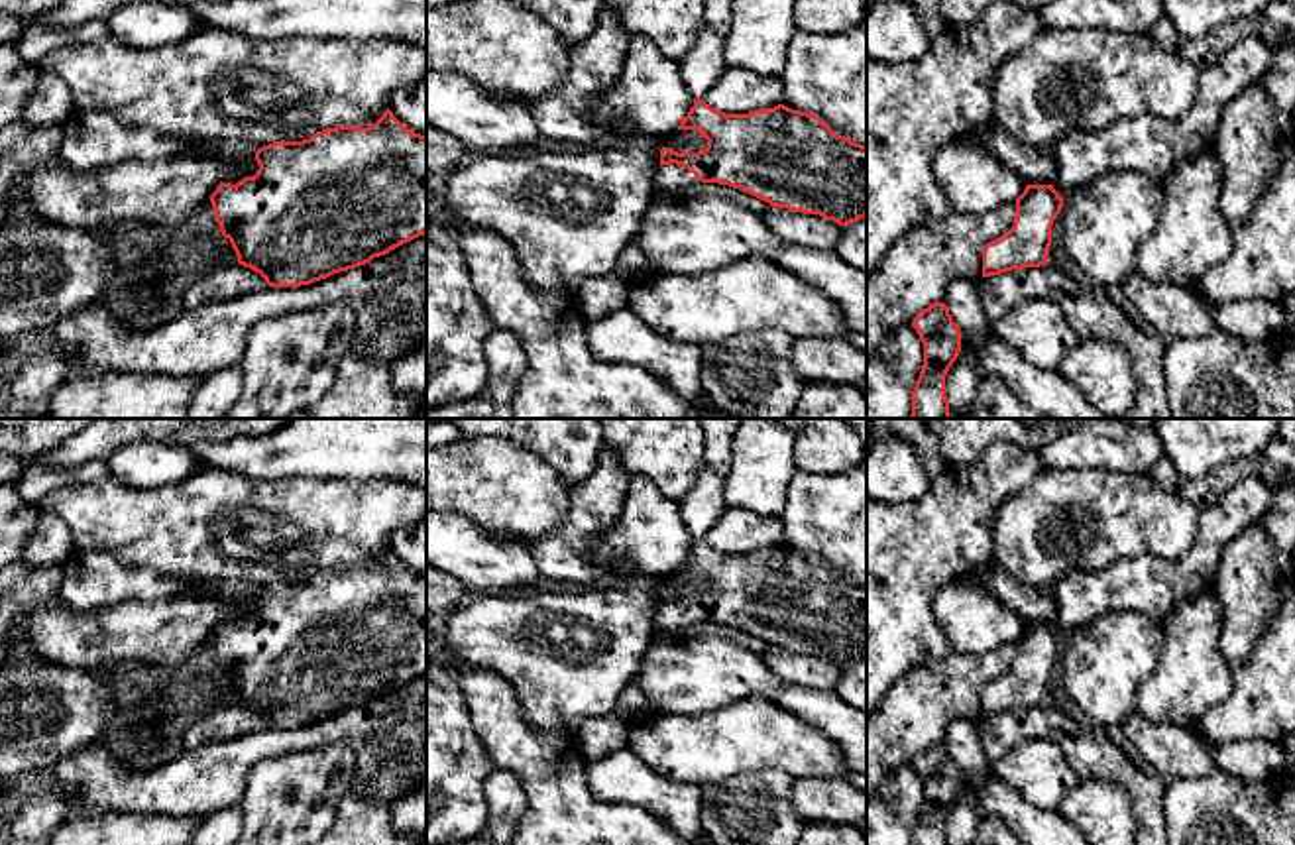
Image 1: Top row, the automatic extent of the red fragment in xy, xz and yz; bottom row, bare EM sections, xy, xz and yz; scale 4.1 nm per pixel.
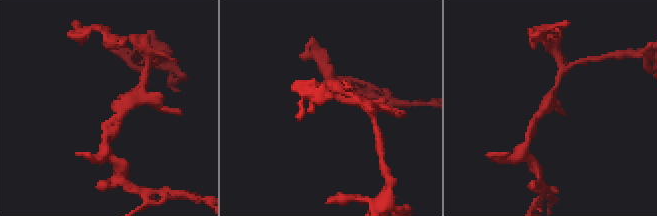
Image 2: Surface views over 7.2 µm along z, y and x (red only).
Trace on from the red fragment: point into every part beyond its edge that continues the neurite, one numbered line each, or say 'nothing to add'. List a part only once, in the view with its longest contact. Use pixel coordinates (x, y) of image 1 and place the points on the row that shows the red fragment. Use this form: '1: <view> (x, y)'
1: xz (673, 179)

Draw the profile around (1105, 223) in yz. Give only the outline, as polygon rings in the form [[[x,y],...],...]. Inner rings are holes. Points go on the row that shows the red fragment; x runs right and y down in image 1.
[[[1112,171],[1063,198],[1063,248],[1089,285],[1114,291],[1136,269],[1140,246],[1155,232],[1163,183],[1140,171]]]

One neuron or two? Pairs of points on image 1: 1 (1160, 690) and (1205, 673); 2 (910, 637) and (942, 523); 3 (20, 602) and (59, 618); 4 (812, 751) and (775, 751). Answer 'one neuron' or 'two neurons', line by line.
1: one neuron
2: one neuron
3: two neurons
4: one neuron

